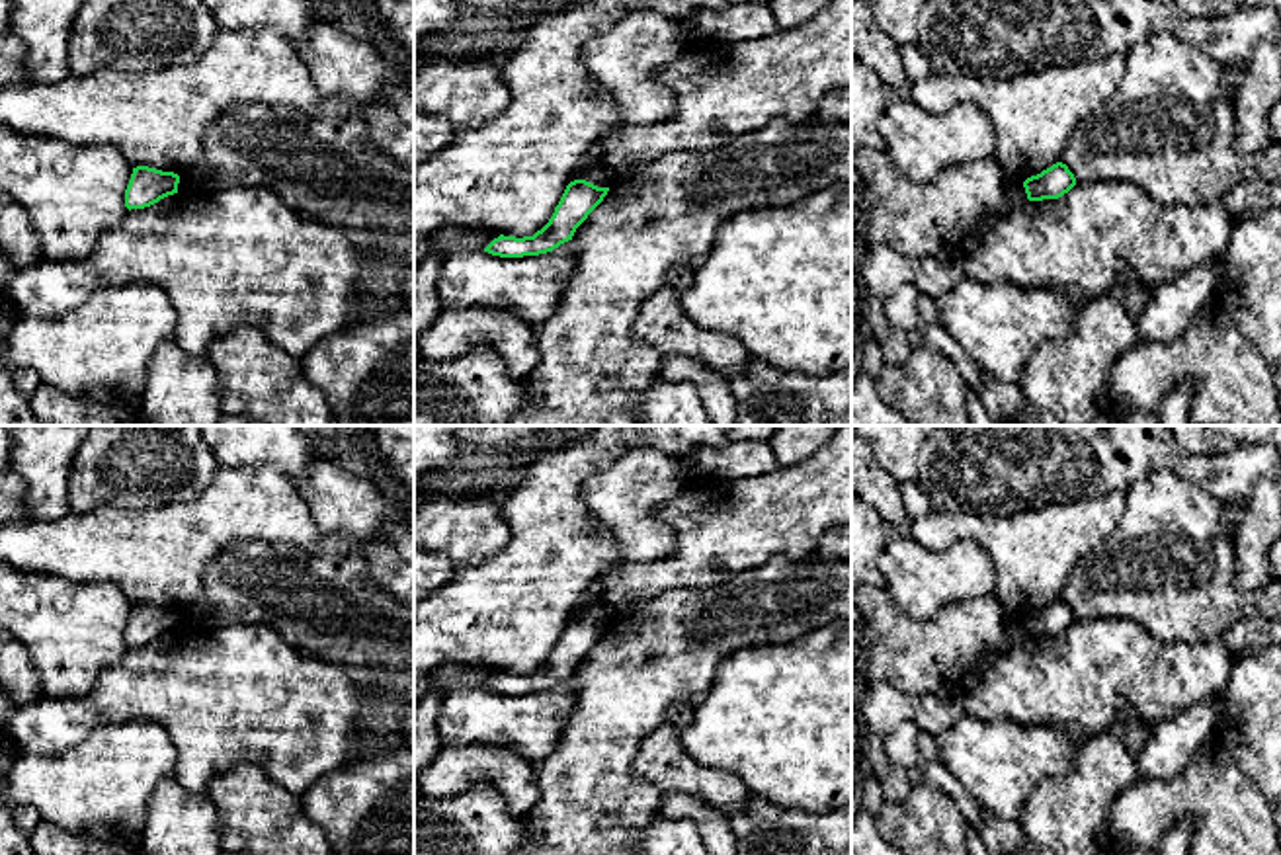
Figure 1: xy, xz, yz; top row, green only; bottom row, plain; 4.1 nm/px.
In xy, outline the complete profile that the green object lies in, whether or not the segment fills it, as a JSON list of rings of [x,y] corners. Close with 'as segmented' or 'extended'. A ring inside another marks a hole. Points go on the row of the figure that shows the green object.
[[[148,166],[133,168],[129,185],[125,189],[125,207],[145,209],[160,199],[178,193],[180,176],[174,172],[162,172]]] | as segmented

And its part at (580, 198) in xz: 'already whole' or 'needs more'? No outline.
already whole

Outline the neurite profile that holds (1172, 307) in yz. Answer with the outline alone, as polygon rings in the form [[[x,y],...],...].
[[[1207,260],[1195,267],[1183,271],[1168,283],[1152,287],[1152,299],[1144,312],[1138,316],[1138,332],[1142,338],[1152,342],[1174,342],[1178,340],[1191,320],[1215,299],[1215,293],[1224,277],[1224,260]]]

